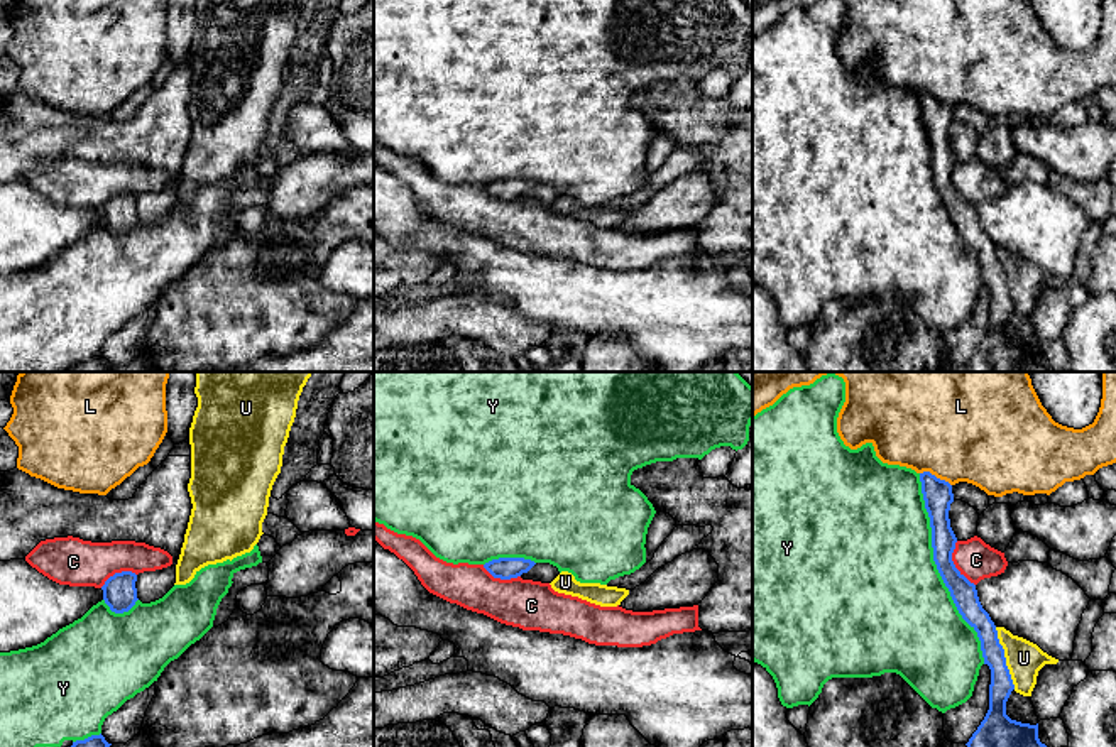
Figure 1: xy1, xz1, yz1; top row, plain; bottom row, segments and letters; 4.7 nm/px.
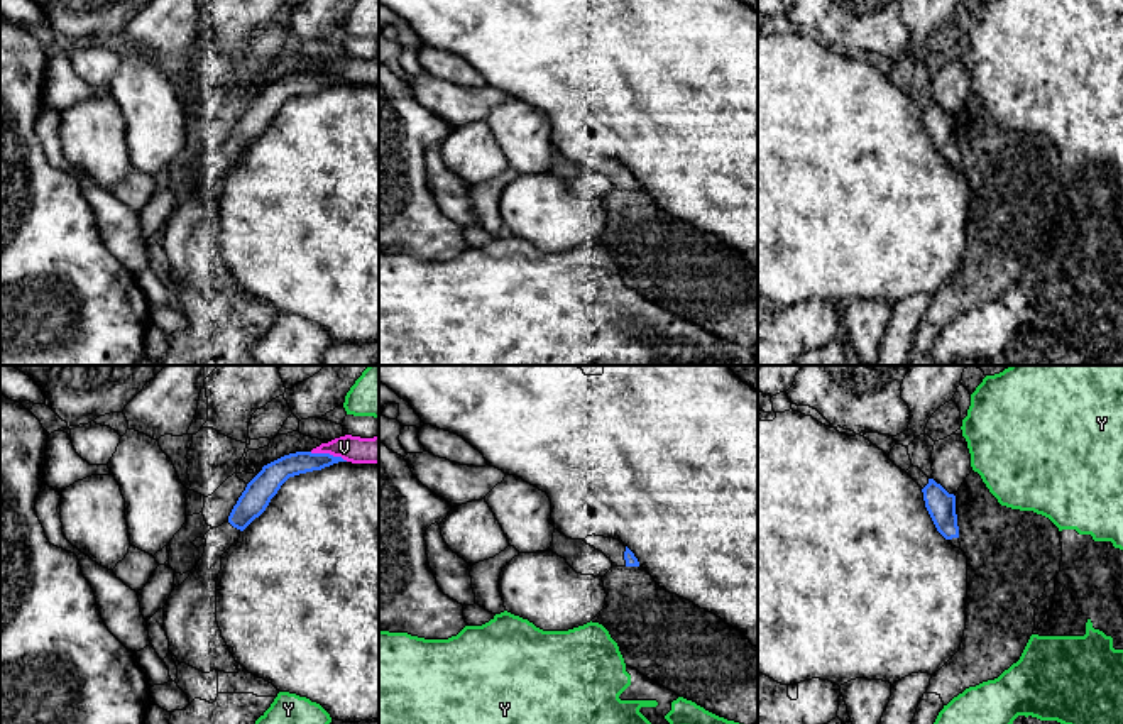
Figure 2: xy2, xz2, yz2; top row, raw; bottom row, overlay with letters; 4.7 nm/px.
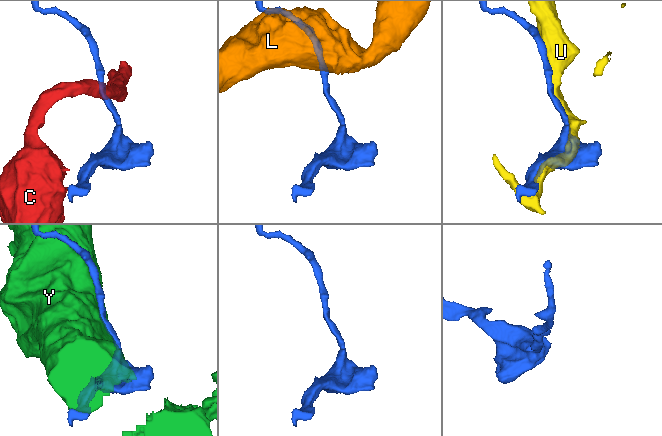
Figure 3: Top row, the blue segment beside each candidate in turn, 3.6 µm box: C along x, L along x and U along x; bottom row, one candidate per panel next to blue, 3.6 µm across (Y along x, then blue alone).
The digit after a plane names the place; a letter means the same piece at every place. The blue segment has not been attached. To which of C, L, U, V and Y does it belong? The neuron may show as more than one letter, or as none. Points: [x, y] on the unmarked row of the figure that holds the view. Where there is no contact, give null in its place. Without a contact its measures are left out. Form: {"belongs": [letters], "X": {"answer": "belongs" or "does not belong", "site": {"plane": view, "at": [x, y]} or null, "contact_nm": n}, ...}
{"belongs": [], "C": {"answer": "does not belong", "site": {"plane": "yz1", "at": [952, 185]}, "contact_nm": 240}, "L": {"answer": "does not belong", "site": {"plane": "yz1", "at": [934, 97]}, "contact_nm": 170}, "U": {"answer": "does not belong", "site": {"plane": "yz1", "at": [1005, 279]}, "contact_nm": 320}, "V": {"answer": "does not belong", "site": {"plane": "xy2", "at": [328, 75]}, "contact_nm": 190}, "Y": {"answer": "does not belong", "site": {"plane": "yz1", "at": [937, 190]}, "contact_nm": 950}}

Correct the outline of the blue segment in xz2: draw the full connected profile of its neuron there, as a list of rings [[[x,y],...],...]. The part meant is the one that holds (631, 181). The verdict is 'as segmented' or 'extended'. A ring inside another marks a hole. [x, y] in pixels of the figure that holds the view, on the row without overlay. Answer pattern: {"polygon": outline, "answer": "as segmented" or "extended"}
{"polygon": [[[592,156],[583,162],[602,173],[612,183],[612,188],[639,188],[634,174],[619,161]]], "answer": "extended"}

